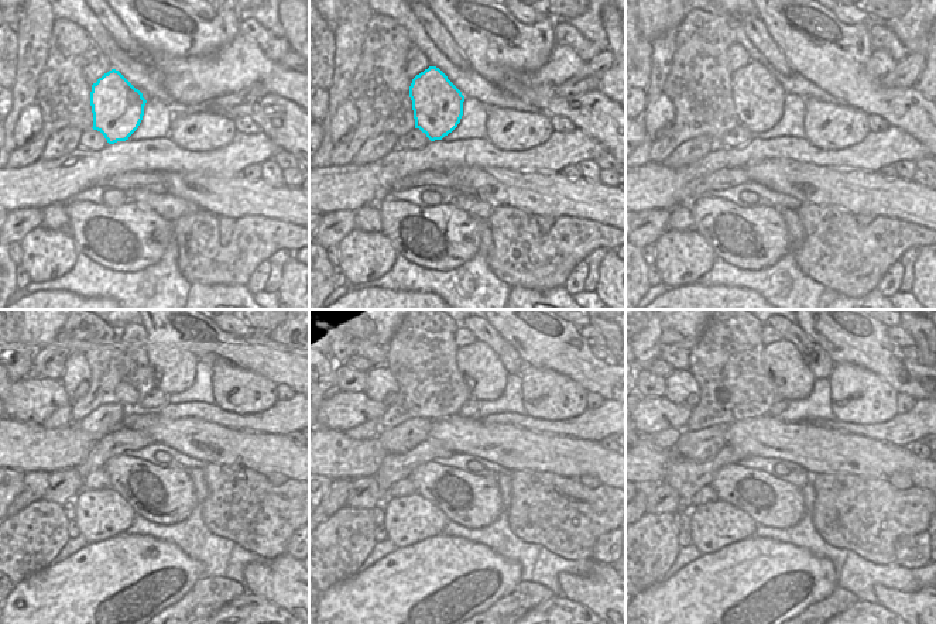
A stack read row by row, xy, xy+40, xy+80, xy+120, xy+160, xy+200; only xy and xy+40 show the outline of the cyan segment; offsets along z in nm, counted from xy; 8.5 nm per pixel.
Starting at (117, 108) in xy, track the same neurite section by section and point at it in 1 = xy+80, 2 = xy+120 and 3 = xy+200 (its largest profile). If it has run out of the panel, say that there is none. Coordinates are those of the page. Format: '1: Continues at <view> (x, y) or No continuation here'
1: Continues at xy+80 (757, 95)
2: Continues at xy+120 (108, 420)
3: Continues at xy+200 (719, 431).

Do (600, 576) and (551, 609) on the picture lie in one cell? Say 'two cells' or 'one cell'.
two cells

